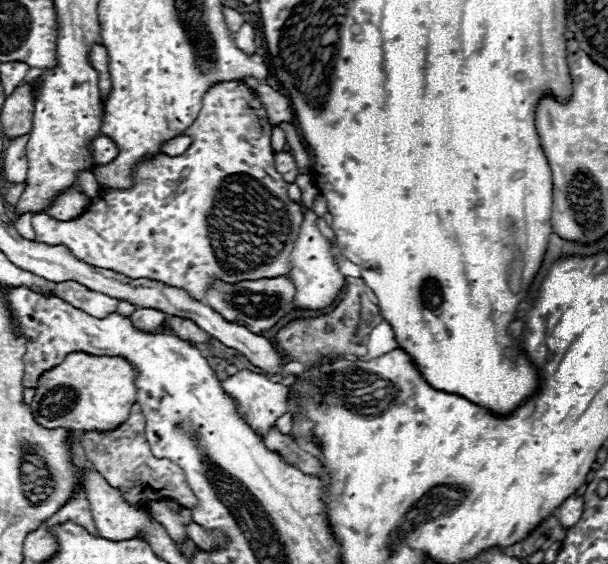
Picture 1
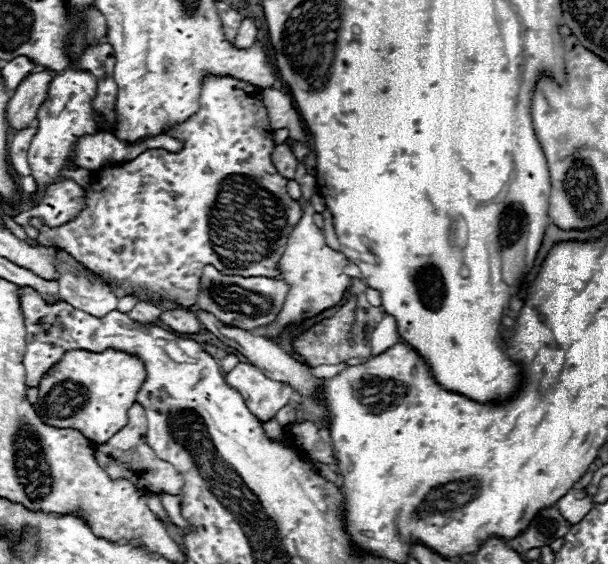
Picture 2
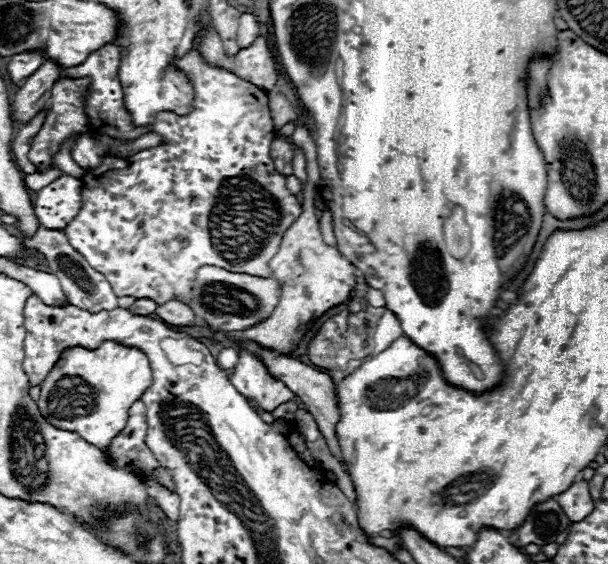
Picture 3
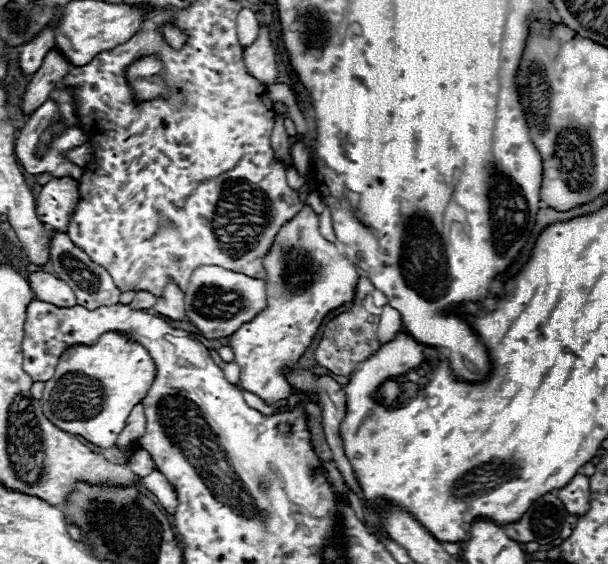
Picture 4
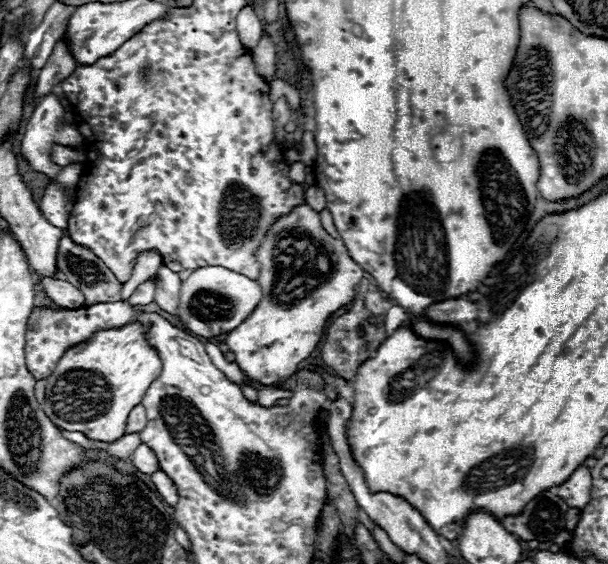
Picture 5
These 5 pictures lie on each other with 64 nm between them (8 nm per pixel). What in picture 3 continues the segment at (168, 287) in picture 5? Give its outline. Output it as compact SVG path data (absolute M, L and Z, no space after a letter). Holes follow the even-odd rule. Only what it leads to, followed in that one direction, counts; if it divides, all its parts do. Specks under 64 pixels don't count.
M176 298L168 300L166 304L158 304L156 306L156 316L160 320L168 322L168 324L174 324L174 326L192 326L196 322L192 310Z

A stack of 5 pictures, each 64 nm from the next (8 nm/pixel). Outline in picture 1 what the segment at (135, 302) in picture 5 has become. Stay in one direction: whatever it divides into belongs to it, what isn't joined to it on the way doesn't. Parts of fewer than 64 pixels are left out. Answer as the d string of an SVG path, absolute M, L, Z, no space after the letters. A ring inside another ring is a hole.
M136 308L130 314L132 324L138 330L146 330L146 332L156 332L160 328L160 324L164 322L164 318L166 318L166 314L160 310L154 310L154 308Z

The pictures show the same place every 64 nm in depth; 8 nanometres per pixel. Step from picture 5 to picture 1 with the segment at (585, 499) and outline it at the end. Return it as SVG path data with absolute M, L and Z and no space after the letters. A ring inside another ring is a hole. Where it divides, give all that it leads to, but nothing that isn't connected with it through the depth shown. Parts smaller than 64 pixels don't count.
M572 494L572 496L568 496L568 498L556 508L554 514L560 518L560 522L562 522L564 528L570 528L570 526L574 526L574 524L582 518L582 512L584 512L584 496Z

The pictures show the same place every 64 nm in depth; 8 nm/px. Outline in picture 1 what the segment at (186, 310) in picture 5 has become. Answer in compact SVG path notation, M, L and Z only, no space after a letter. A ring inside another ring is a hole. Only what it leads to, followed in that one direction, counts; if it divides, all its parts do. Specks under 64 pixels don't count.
M280 276L280 278L260 278L260 280L248 280L248 282L212 282L212 286L206 290L202 302L206 306L212 306L222 318L228 318L228 322L238 322L252 330L254 334L260 334L268 328L272 328L280 318L284 318L290 310L290 300L294 296L294 284Z

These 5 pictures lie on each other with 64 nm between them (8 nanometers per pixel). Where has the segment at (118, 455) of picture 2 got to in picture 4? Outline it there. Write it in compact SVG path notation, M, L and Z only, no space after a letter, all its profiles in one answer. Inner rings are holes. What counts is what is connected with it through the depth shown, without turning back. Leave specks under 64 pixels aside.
M136 404L126 420L126 426L124 430L120 432L116 444L118 446L128 446L132 440L140 440L140 436L144 434L146 430L146 416L144 416L144 408L142 404Z

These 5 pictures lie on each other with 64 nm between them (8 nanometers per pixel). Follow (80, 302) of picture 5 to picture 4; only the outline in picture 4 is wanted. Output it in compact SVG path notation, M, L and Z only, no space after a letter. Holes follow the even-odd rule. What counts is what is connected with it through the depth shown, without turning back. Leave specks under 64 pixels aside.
M34 272L28 276L28 280L38 300L60 306L60 308L72 308L76 304L76 296L64 280L46 272Z

